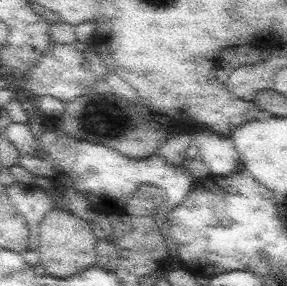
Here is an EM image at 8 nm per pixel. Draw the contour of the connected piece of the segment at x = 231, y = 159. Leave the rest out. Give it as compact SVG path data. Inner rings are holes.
M201 130L193 136L193 142L199 148L199 158L205 162L209 176L227 178L241 168L241 158L233 138L225 138L211 130Z

